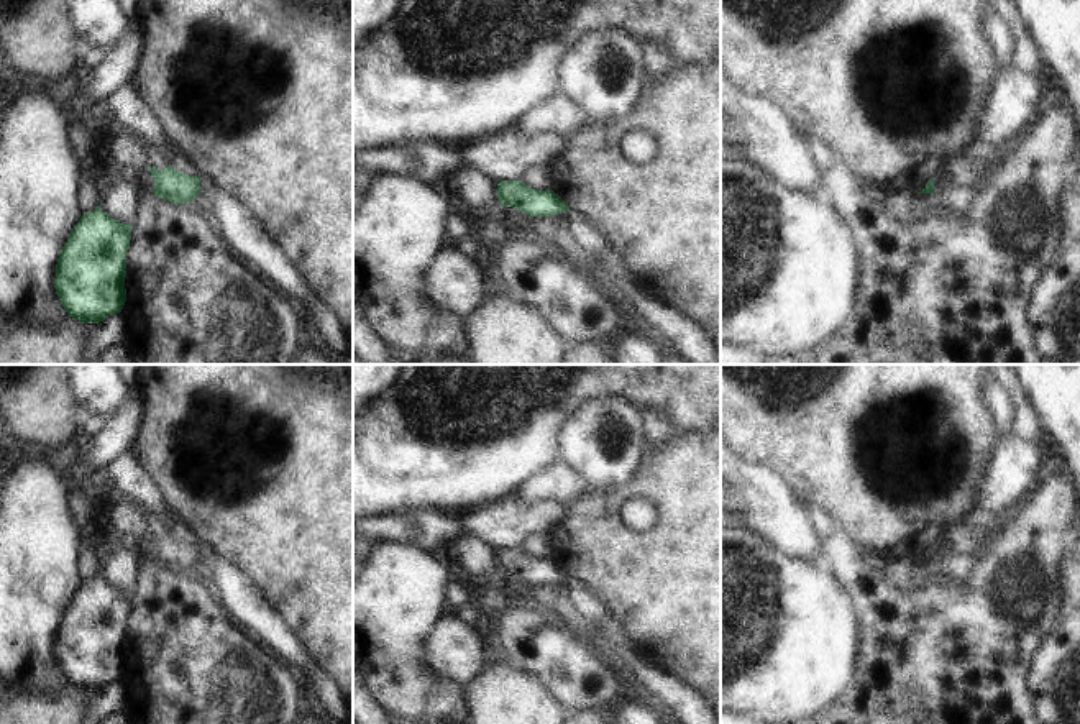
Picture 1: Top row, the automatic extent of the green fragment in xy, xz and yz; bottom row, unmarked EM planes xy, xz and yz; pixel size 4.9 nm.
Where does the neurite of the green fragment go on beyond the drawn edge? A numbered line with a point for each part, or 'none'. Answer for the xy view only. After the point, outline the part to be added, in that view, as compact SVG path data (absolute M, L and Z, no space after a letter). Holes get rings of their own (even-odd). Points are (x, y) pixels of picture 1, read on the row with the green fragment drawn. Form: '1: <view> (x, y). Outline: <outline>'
none

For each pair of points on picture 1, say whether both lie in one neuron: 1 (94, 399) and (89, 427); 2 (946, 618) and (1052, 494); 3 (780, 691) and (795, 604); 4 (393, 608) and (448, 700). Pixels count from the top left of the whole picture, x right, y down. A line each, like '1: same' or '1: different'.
1: different
2: same
3: same
4: same

